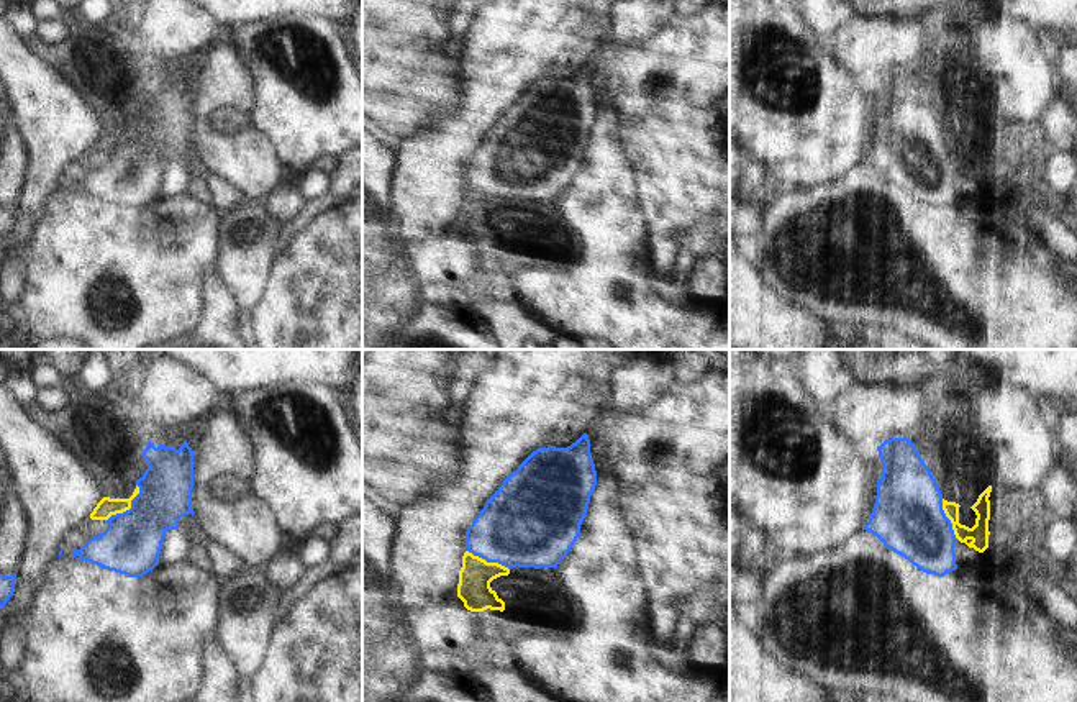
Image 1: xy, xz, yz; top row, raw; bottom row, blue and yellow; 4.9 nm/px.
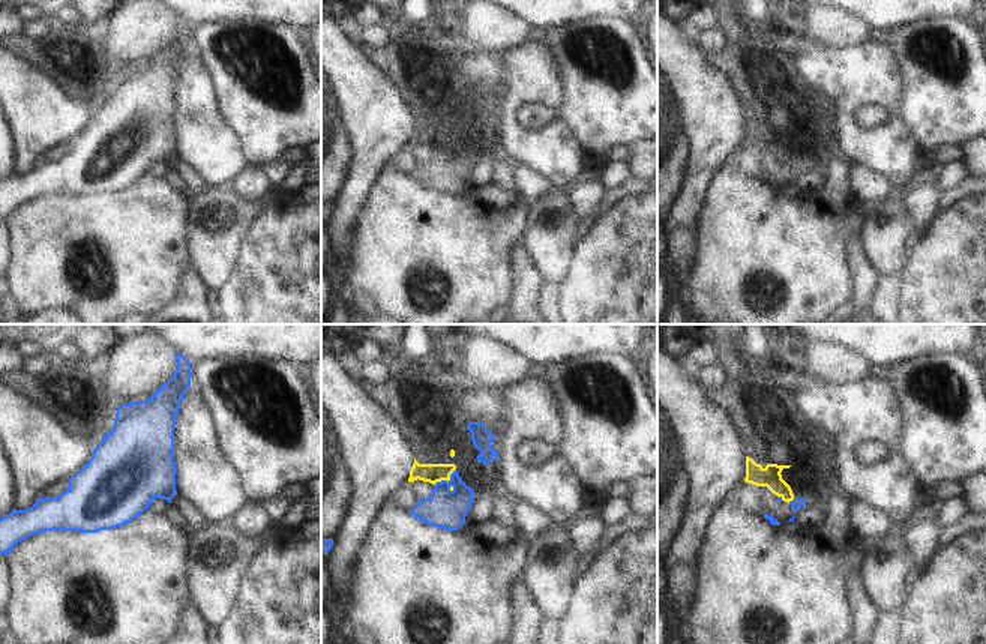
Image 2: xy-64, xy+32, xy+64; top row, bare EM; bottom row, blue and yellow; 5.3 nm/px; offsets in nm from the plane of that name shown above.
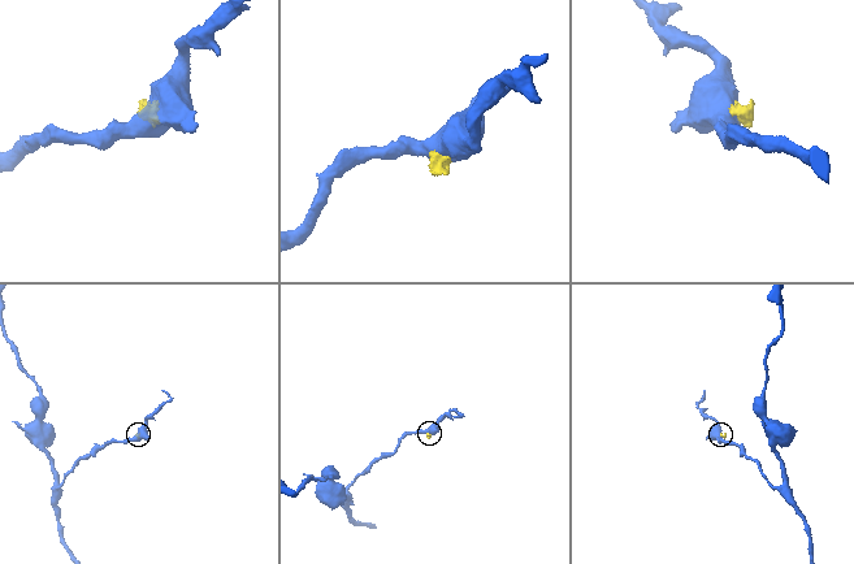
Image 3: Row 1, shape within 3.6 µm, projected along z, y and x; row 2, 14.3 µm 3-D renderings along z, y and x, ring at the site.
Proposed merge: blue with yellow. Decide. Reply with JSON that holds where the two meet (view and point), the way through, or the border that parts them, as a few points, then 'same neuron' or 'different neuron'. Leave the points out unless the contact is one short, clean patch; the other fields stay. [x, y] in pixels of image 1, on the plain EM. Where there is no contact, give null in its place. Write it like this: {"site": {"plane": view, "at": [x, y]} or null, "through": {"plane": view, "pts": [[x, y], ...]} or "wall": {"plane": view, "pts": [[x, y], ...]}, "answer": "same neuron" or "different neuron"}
{"site": {"plane": "xy", "at": [131, 140]}, "through": {"plane": "xy", "pts": [[131, 176], [131, 140], [107, 140]]}, "answer": "same neuron"}

